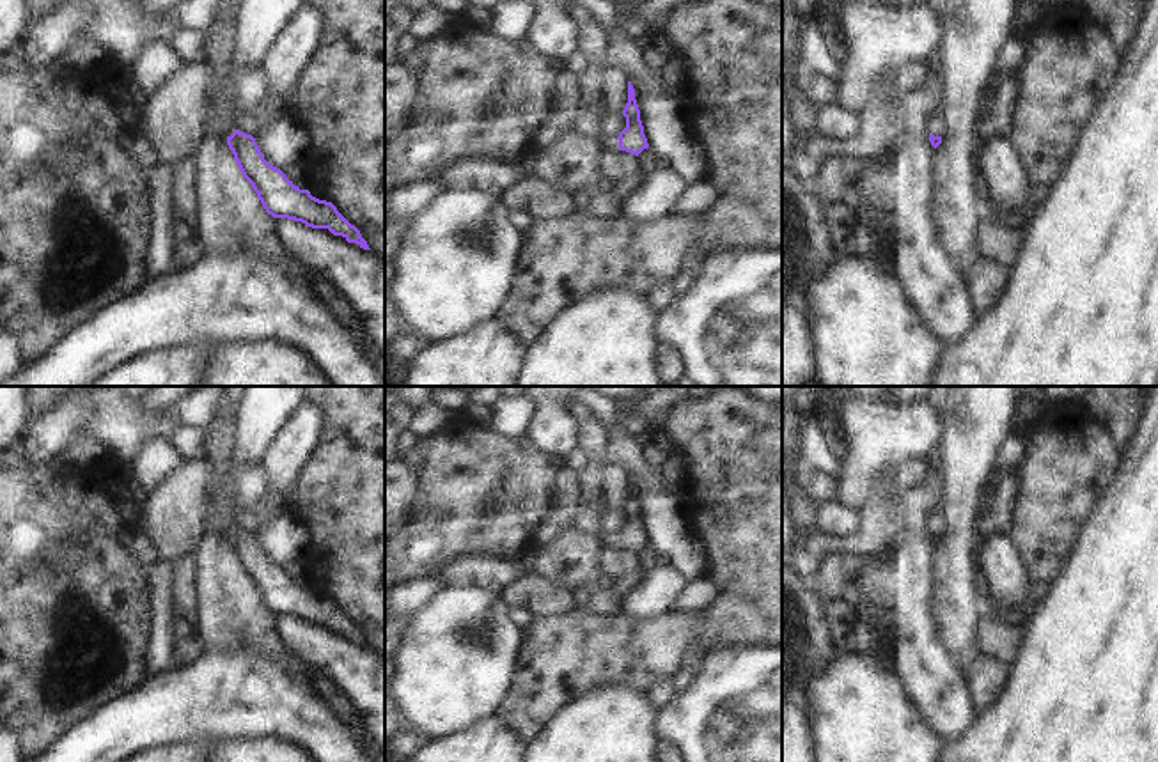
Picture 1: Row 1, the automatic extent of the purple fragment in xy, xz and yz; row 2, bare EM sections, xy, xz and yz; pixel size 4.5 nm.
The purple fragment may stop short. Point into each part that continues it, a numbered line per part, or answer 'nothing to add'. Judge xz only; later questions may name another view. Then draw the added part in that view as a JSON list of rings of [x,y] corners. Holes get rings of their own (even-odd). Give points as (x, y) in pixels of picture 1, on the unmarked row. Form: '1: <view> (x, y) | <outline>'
1: xz (609, 541) | [[[601,532],[599,539],[601,539],[601,548],[605,548],[605,549],[615,549],[615,548],[619,548],[619,537],[617,537],[617,533]]]

